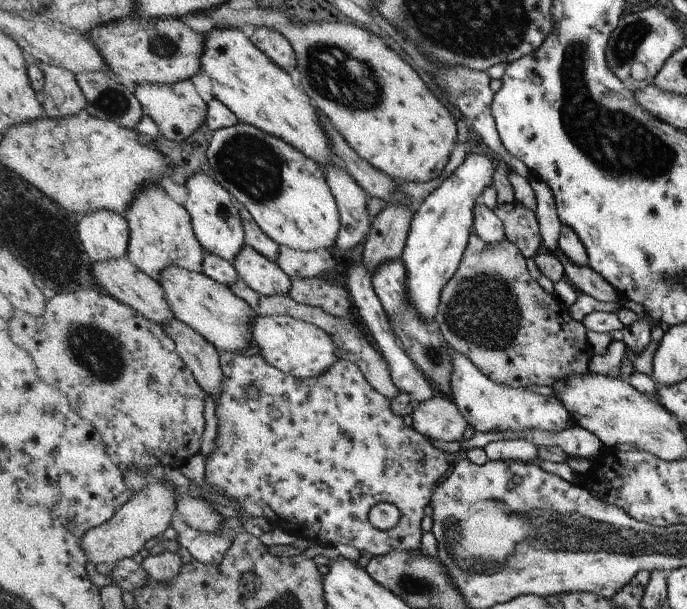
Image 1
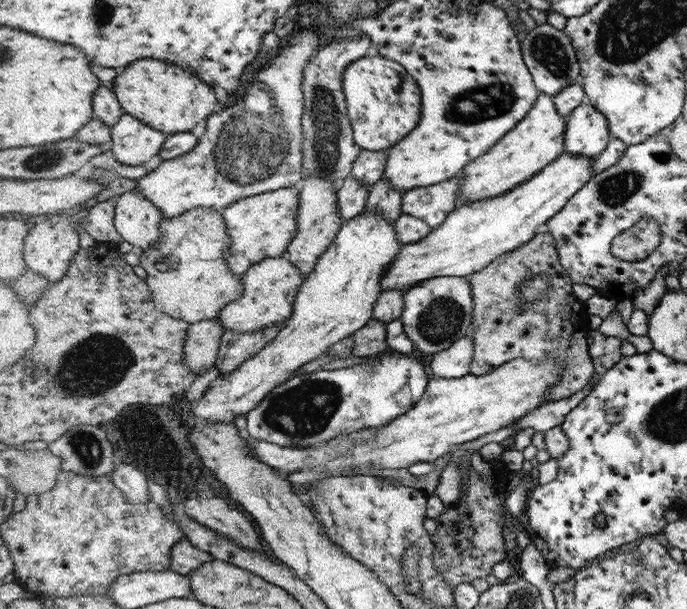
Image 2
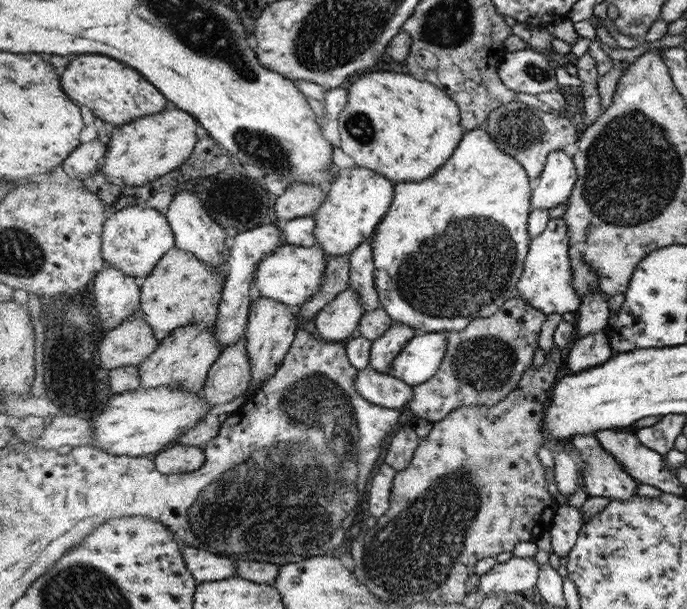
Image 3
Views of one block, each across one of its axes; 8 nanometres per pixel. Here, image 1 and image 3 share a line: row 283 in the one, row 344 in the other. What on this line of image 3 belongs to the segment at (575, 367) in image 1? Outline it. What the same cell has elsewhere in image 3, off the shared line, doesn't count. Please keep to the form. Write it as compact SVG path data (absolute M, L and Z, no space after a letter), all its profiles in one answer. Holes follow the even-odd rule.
M516 296L508 299L495 315L475 319L462 331L446 331L449 348L443 364L440 364L439 372L426 383L415 387L415 394L409 402L410 410L415 418L426 419L434 424L447 419L456 408L478 406L481 409L500 403L500 400L506 398L519 386L524 371L528 370L528 366L532 364L532 358L534 358L532 348L538 346L538 332L544 320L546 320L546 315L532 308L531 305L525 304L521 296Z

